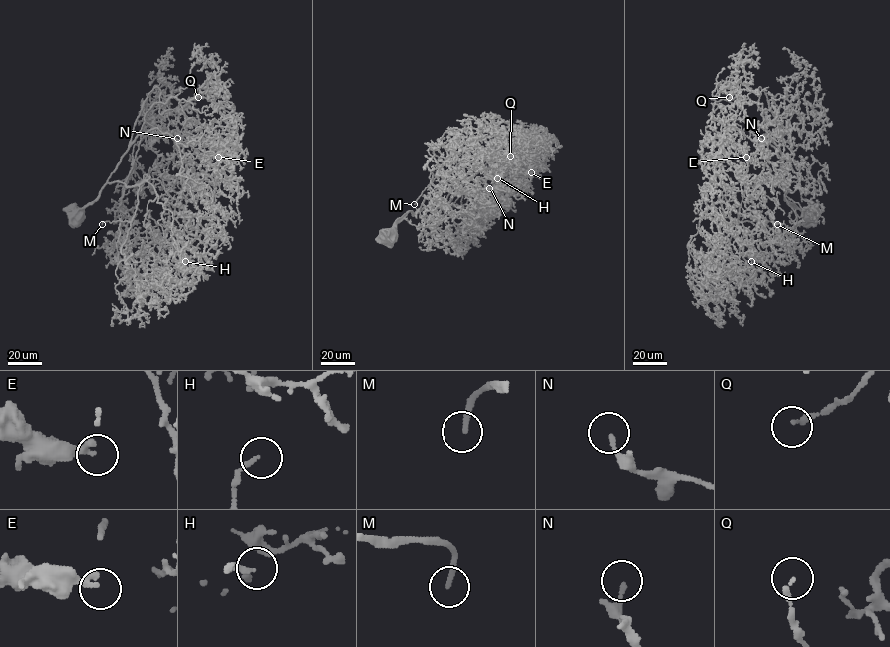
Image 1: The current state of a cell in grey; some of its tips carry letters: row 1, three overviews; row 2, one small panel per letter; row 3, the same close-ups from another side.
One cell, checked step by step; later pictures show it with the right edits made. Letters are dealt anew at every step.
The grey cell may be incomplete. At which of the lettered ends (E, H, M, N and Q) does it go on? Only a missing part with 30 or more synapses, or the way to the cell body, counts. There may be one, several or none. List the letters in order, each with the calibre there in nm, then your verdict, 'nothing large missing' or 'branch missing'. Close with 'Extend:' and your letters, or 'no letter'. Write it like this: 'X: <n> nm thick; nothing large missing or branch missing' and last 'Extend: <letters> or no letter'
E: 280 nm thick; branch missing
H: 150 nm thick; nothing large missing
M: 180 nm thick; branch missing
N: 160 nm thick; nothing large missing
Q: 170 nm thick; nothing large missing
Extend: E, M

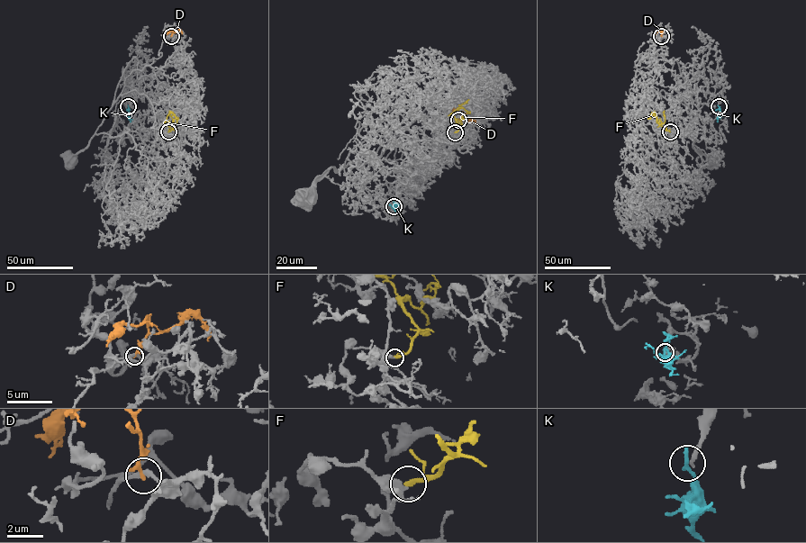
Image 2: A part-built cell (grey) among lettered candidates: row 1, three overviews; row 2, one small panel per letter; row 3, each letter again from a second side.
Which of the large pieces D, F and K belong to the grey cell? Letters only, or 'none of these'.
none of these

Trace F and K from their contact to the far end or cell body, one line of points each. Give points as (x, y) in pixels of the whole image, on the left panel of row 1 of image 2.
F: (168, 131), (171, 129), (166, 122), (169, 113), (176, 118), (176, 122)
K: (128, 106), (131, 122)

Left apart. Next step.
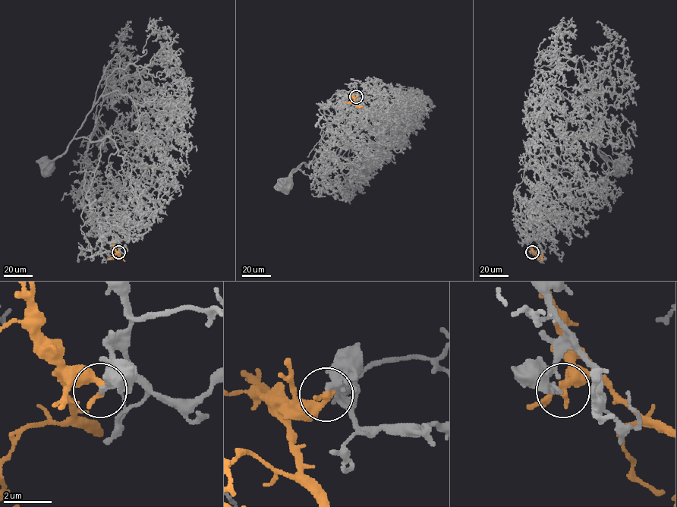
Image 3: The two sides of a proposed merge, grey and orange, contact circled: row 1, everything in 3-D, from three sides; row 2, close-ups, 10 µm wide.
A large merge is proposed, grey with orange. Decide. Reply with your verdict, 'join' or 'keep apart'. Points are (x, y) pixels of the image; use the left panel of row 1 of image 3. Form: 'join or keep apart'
join

